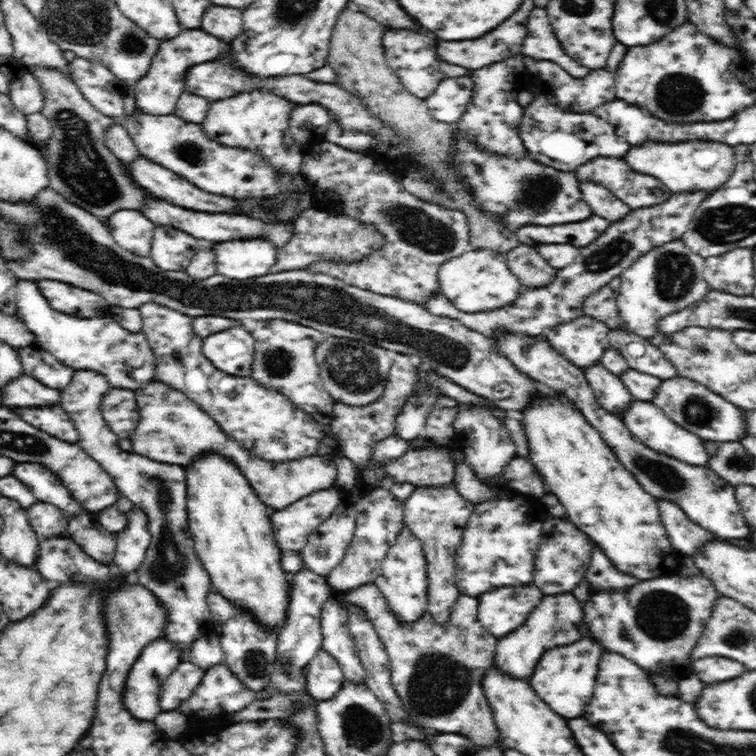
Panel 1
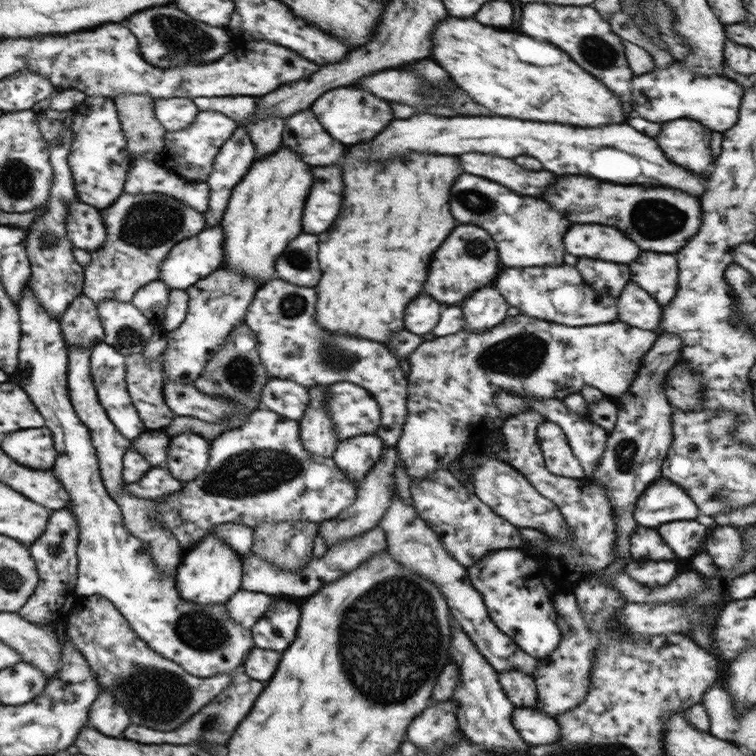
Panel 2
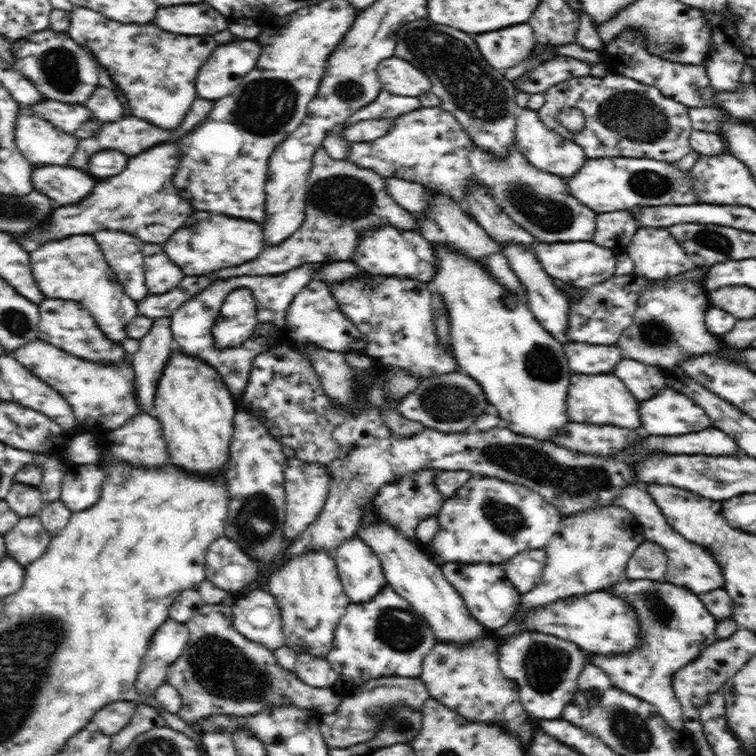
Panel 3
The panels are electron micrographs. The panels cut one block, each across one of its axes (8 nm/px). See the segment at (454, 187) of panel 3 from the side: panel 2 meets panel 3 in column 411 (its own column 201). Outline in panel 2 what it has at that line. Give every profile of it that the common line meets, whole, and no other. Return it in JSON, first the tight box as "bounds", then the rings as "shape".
{"bounds":[157,112,237,182],"shape":[[[199,112],[188,128],[184,128],[180,132],[166,131],[165,144],[157,158],[158,164],[184,179],[207,182],[221,146],[230,139],[237,128],[237,122],[221,112]]]}

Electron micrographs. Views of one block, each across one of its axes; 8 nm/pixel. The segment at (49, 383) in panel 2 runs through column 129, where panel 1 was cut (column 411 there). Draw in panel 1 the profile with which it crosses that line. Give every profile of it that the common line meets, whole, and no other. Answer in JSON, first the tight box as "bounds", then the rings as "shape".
{"bounds":[374,527,428,624],"shape":[[[406,527],[400,529],[396,540],[388,549],[386,558],[383,559],[382,572],[374,584],[382,591],[382,595],[388,599],[390,609],[396,613],[399,622],[414,624],[416,620],[426,613],[428,604],[428,575],[426,572],[427,562],[420,539]]]}

